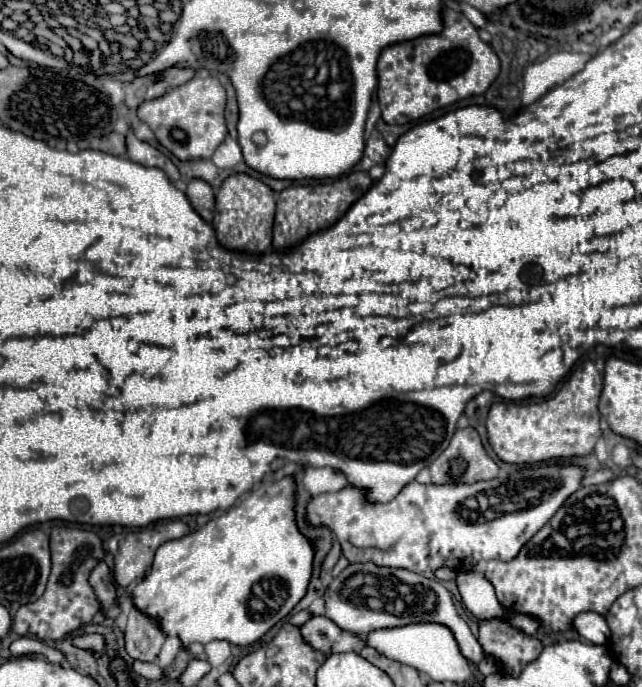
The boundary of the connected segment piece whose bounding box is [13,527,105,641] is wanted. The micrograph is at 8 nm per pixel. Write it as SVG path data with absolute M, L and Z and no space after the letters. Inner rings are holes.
M55 527L51 531L53 569L49 575L47 589L43 597L39 597L35 603L19 607L13 621L13 633L19 633L21 637L35 637L41 641L57 641L73 629L89 623L101 605L95 597L95 591L89 587L87 579L89 571L103 559L103 555L105 553L101 547L101 539L93 531Z

